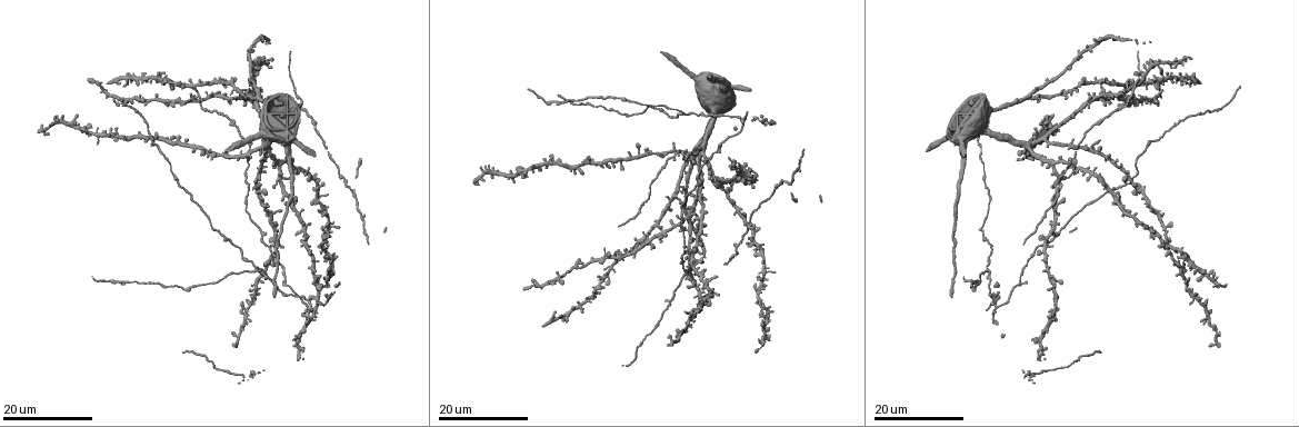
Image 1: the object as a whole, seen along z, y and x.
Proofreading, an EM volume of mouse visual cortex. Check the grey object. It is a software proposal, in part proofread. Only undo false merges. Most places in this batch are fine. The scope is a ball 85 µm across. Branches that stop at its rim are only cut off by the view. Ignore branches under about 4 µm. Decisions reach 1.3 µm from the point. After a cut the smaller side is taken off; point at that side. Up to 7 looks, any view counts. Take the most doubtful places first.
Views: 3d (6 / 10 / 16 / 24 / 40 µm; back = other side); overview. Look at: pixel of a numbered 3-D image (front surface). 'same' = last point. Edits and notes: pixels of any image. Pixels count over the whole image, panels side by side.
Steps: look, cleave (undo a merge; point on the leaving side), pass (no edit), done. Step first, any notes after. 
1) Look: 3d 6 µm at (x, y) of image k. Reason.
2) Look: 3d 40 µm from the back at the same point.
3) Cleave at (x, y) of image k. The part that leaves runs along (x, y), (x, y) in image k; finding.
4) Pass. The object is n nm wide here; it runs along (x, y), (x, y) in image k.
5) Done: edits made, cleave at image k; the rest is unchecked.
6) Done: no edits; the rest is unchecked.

Look: 3d 16 µm at (250, 184) of image 1. Branch point.

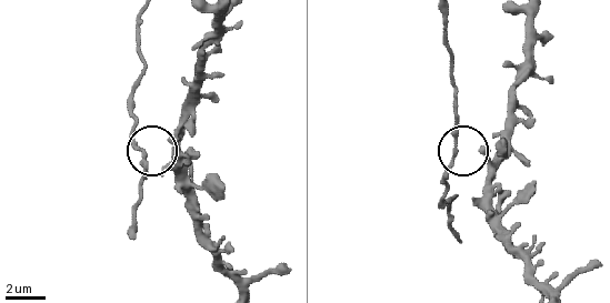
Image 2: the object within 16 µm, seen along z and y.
Look: 3d 10 µm at (456, 153) of image 2.

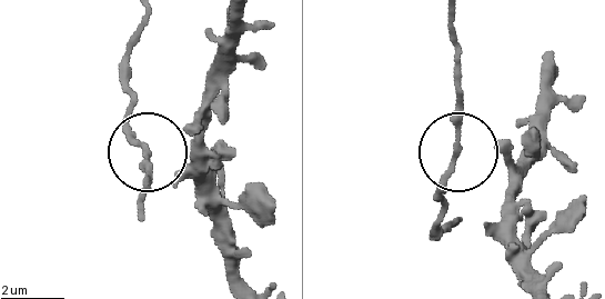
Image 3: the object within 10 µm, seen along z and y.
Pass. 3 arms meet here; one neuron here.

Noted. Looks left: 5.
Look: 3d 24 µm at (692, 111) of image 1. A fork.

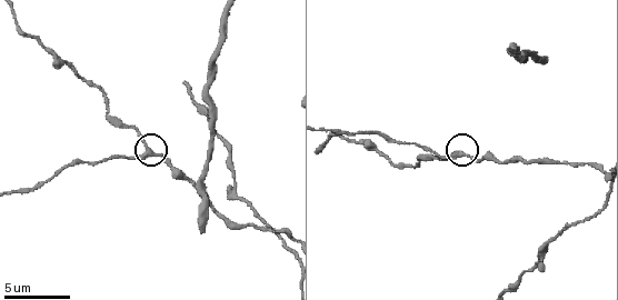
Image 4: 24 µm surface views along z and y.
Look: 3d 6 µm at (458, 154) of image 4. Closer look.

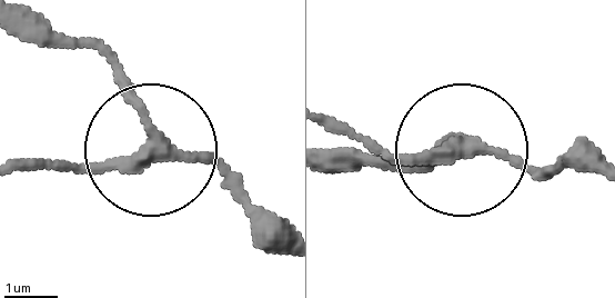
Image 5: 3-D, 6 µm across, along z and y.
Pass. It runs along (587, 167), (389, 154), (326, 127) in image 5; one neuron here.

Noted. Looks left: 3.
Look: 3d 24 µm at (1057, 178) of image 1.

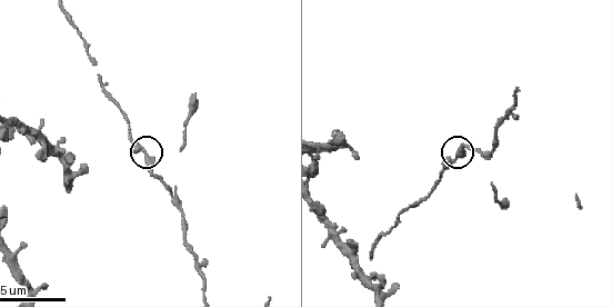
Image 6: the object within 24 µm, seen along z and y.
Look: 3d 6 µm at (153, 159) of image 6.

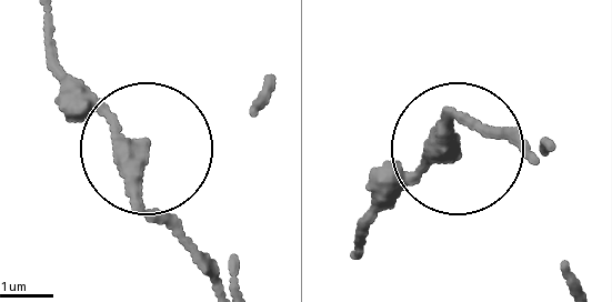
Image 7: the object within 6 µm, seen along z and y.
Pass. One neuron here.

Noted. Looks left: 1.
Done: no edits; the rest is unchecked.

